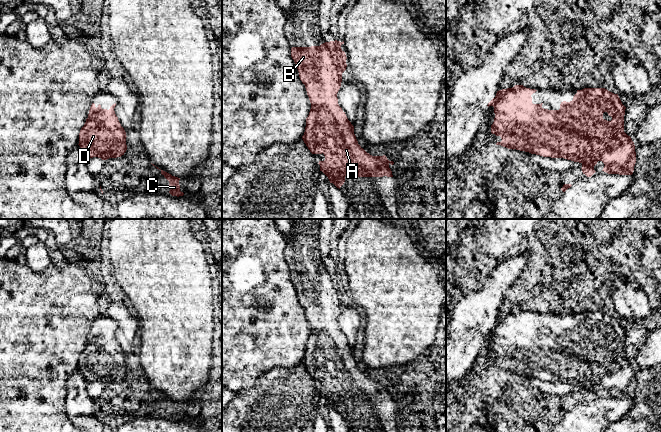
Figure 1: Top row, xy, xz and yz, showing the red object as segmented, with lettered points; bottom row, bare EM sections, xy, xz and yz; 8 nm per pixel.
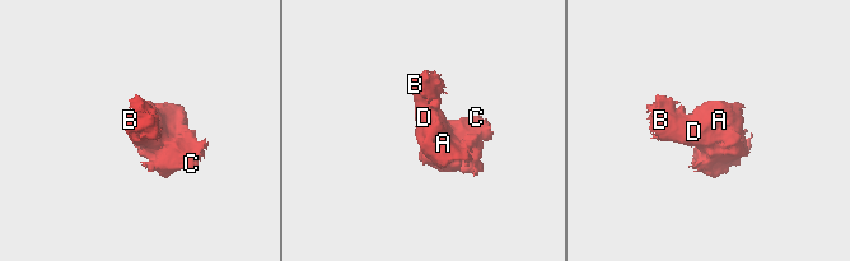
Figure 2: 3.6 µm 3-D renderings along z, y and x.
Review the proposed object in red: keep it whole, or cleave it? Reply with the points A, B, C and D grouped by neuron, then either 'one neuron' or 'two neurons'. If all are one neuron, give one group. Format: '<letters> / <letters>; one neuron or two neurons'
A B C D; one neuron

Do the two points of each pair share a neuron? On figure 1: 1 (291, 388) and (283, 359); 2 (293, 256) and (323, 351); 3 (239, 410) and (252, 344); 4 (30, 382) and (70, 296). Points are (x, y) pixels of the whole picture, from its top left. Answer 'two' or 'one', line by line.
1: two
2: one
3: two
4: one

